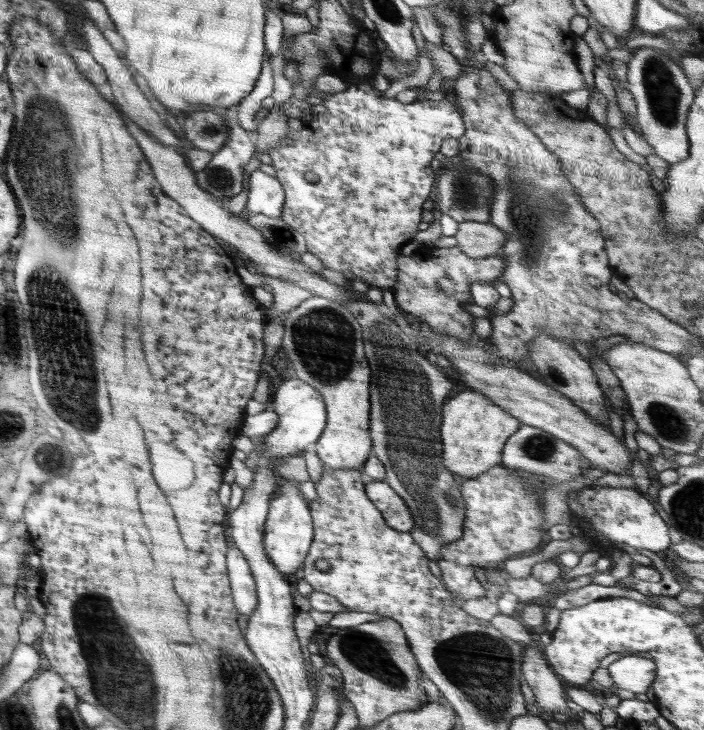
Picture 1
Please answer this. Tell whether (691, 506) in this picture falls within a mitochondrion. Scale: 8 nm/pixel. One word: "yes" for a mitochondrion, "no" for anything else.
yes

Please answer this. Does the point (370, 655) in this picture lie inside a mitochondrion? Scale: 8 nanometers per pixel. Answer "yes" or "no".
yes

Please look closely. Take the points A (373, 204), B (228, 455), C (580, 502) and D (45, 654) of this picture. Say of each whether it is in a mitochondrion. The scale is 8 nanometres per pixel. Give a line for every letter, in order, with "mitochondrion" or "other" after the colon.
A: other
B: other
C: other
D: other

